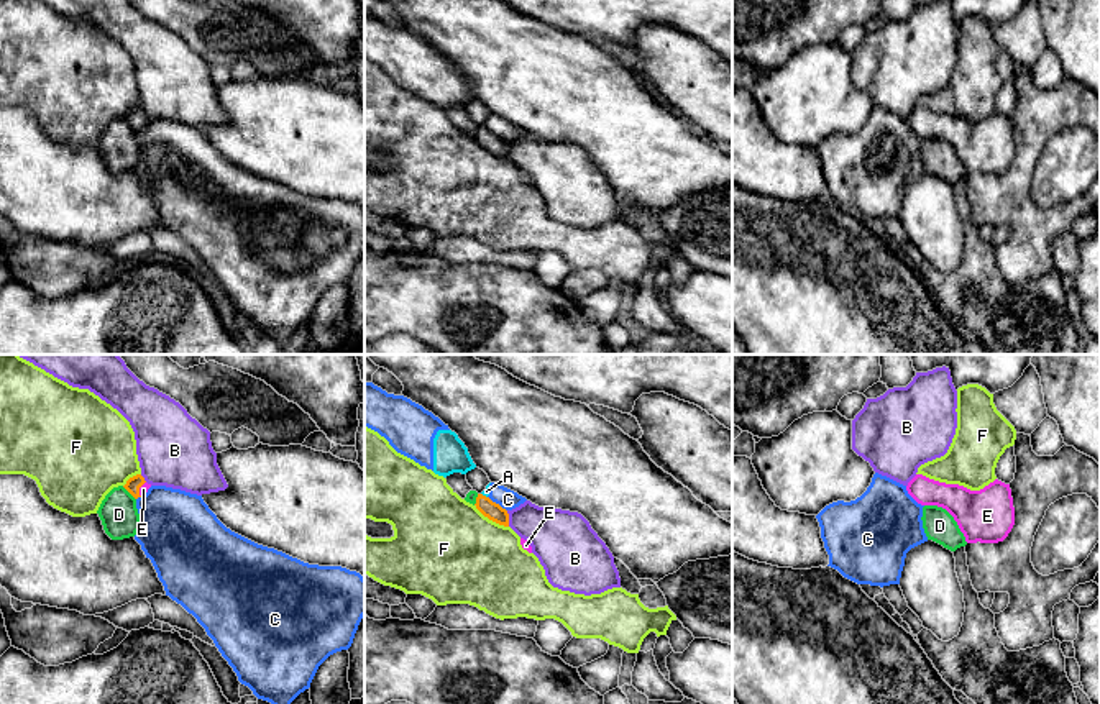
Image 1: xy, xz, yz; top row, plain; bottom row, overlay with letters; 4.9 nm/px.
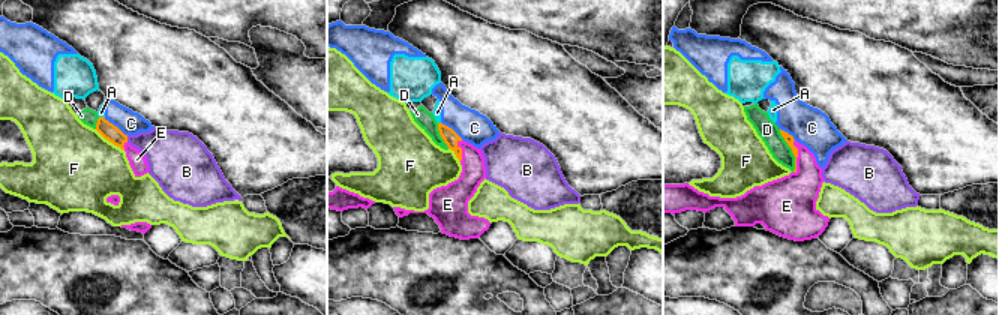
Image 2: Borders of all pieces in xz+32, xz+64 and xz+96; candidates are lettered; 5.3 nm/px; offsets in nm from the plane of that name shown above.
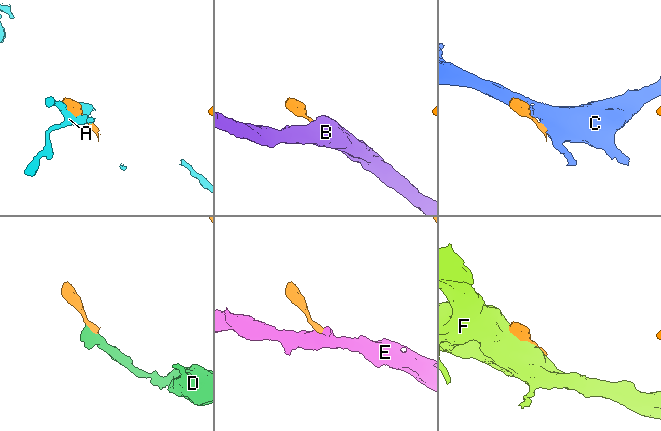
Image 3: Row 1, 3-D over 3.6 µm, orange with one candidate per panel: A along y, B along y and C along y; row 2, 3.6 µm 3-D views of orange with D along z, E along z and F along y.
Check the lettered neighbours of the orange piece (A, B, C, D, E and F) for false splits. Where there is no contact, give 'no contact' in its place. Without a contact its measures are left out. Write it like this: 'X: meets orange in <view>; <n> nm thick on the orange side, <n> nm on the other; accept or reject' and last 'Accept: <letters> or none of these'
A: meets orange in xz; 90 nm thick on the orange side, 30 nm on the other; reject
B: meets orange in xz; 90 nm thick on the orange side, 260 nm on the other; reject
C: meets orange in xz; 90 nm thick on the orange side, 100 nm on the other; reject
D: meets orange in xy; 70 nm thick on the orange side, 190 nm on the other; reject
E: meets orange in xy; 70 nm thick on the orange side, 50 nm on the other; accept
F: meets orange in xz; 90 nm thick on the orange side, 480 nm on the other; reject
Accept: E

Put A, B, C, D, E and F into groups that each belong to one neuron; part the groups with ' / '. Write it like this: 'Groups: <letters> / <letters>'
Groups: A C / B / D / E / F

